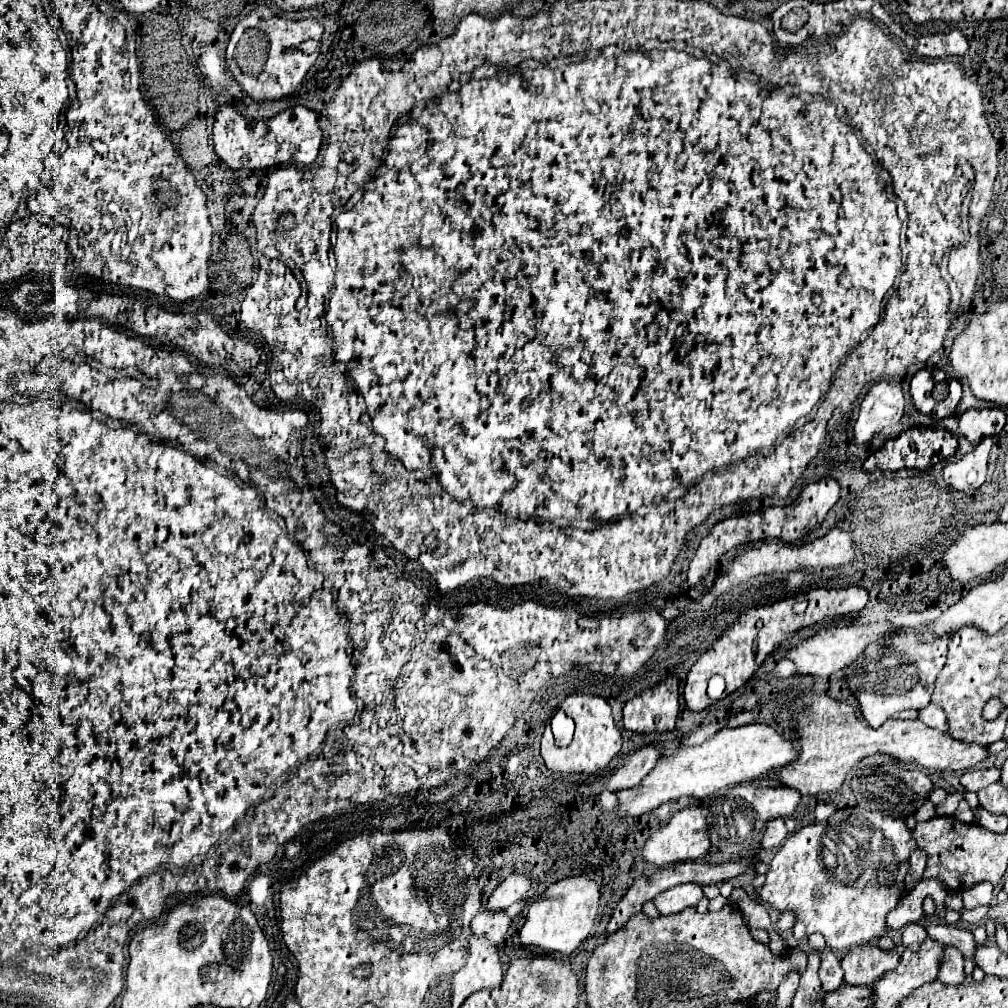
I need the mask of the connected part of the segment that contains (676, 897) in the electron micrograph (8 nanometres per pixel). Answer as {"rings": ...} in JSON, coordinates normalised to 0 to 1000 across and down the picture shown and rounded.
{"rings":[[[684,876],[684,878],[672,878],[660,886],[654,886],[648,894],[656,908],[668,908],[682,900],[689,900],[695,894],[695,890],[697,890],[695,878]]]}

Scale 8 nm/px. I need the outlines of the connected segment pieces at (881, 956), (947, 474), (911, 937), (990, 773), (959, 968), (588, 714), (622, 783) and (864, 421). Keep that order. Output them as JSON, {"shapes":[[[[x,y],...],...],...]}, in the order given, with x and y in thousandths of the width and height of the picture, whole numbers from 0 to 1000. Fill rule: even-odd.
{"shapes":[[[[846,939],[834,953],[838,975],[842,977],[864,977],[866,973],[878,969],[882,961],[888,961],[892,955],[888,943],[876,943],[872,939]]],[[[976,434],[966,445],[955,451],[951,457],[938,461],[936,475],[941,483],[949,487],[965,487],[975,481],[979,471],[979,455],[986,438],[985,434]]],[[[904,916],[896,924],[896,938],[900,941],[910,941],[910,936],[918,934],[918,930],[920,930],[920,922],[912,916]]],[[[971,763],[971,765],[959,765],[955,771],[953,771],[953,777],[957,783],[961,785],[971,785],[983,777],[989,777],[993,773],[993,763]]],[[[939,939],[936,953],[934,953],[934,963],[930,969],[936,977],[953,977],[957,971],[955,965],[955,949],[947,939]]],[[[564,689],[561,695],[557,695],[555,703],[561,705],[570,715],[570,729],[563,741],[553,741],[549,737],[545,721],[541,723],[537,731],[537,751],[541,753],[545,765],[566,769],[566,767],[590,767],[600,763],[606,757],[606,753],[614,749],[617,742],[616,725],[608,717],[604,697],[590,689]]],[[[640,739],[640,741],[632,743],[626,749],[626,753],[618,761],[614,761],[610,765],[610,769],[604,773],[602,783],[604,785],[616,785],[616,783],[632,781],[638,775],[638,771],[652,759],[652,753],[654,753],[652,741]]],[[[880,378],[868,380],[858,392],[852,408],[852,416],[846,426],[846,439],[856,443],[868,436],[868,432],[894,418],[896,414],[896,388],[892,382]]]]}

